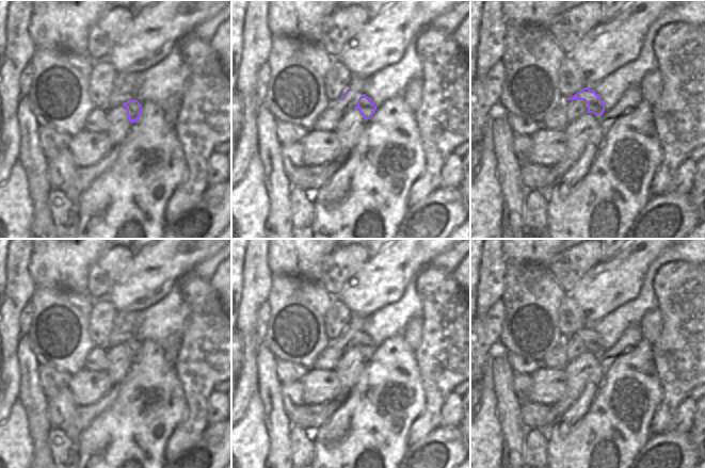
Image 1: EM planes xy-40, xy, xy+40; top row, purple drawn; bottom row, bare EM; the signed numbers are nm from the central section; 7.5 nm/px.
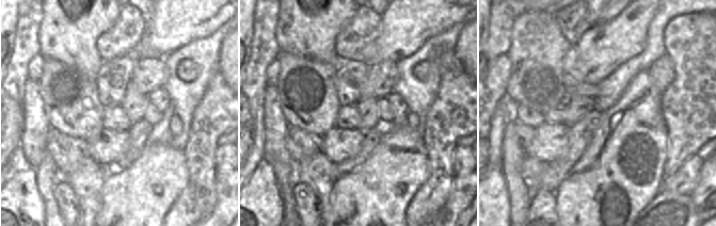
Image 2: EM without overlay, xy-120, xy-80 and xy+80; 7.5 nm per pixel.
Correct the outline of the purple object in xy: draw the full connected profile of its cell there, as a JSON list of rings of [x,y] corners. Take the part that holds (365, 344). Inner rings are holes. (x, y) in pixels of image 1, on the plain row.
[[[360,335],[354,348],[356,348],[365,358],[369,358],[374,353],[376,344],[367,335]]]

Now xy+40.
[[[584,326],[577,330],[574,335],[565,337],[565,339],[584,339],[588,342],[588,352],[602,354],[605,351],[605,342],[598,333],[590,326]]]

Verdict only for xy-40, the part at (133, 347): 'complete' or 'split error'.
complete

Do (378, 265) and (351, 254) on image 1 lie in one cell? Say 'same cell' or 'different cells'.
different cells

